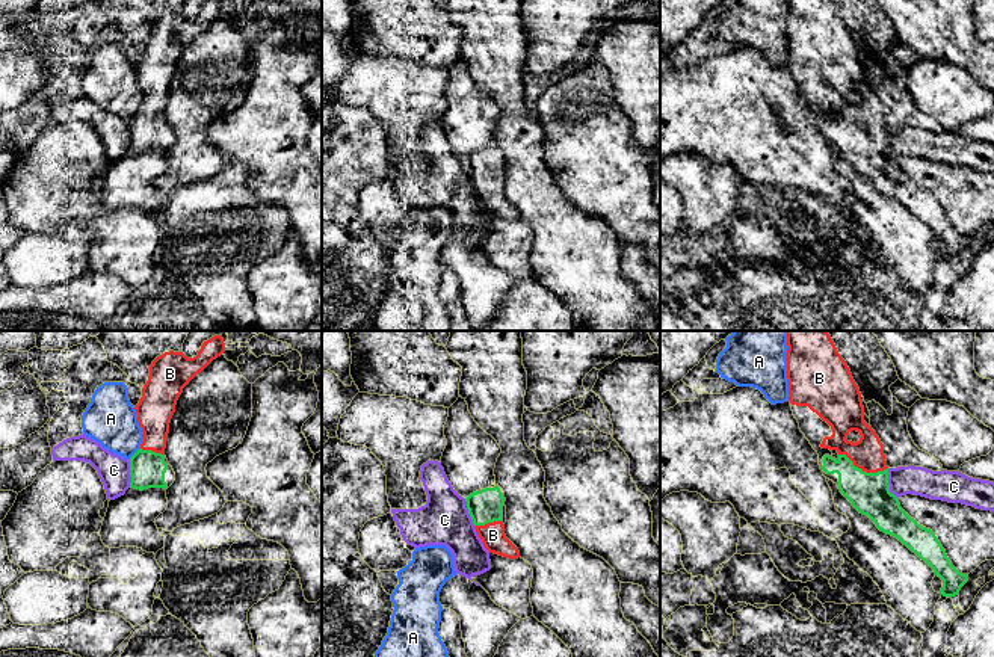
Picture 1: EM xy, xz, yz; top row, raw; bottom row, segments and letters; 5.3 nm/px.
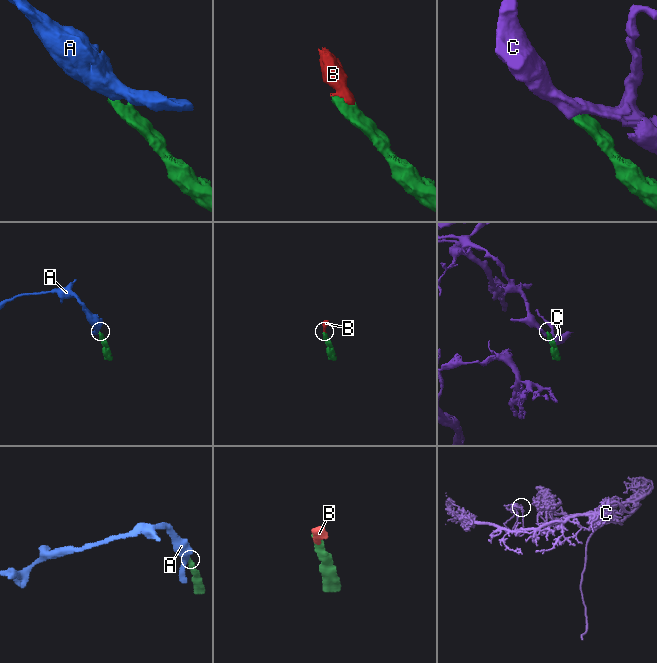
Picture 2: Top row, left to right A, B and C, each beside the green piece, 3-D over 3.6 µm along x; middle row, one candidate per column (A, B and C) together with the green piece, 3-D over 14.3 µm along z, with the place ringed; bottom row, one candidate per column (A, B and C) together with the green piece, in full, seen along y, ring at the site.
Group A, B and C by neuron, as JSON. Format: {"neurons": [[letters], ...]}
{"neurons": [["A"], ["B"], ["C"]]}

